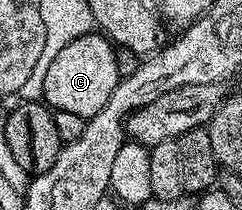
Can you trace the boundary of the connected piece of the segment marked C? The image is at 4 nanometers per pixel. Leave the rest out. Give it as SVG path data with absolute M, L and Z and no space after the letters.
M94 30L88 32L85 36L68 40L60 46L58 53L53 57L50 68L47 69L47 78L43 78L43 100L44 103L56 111L67 110L71 114L79 114L90 118L98 114L99 110L103 110L118 79L117 48L108 36Z

